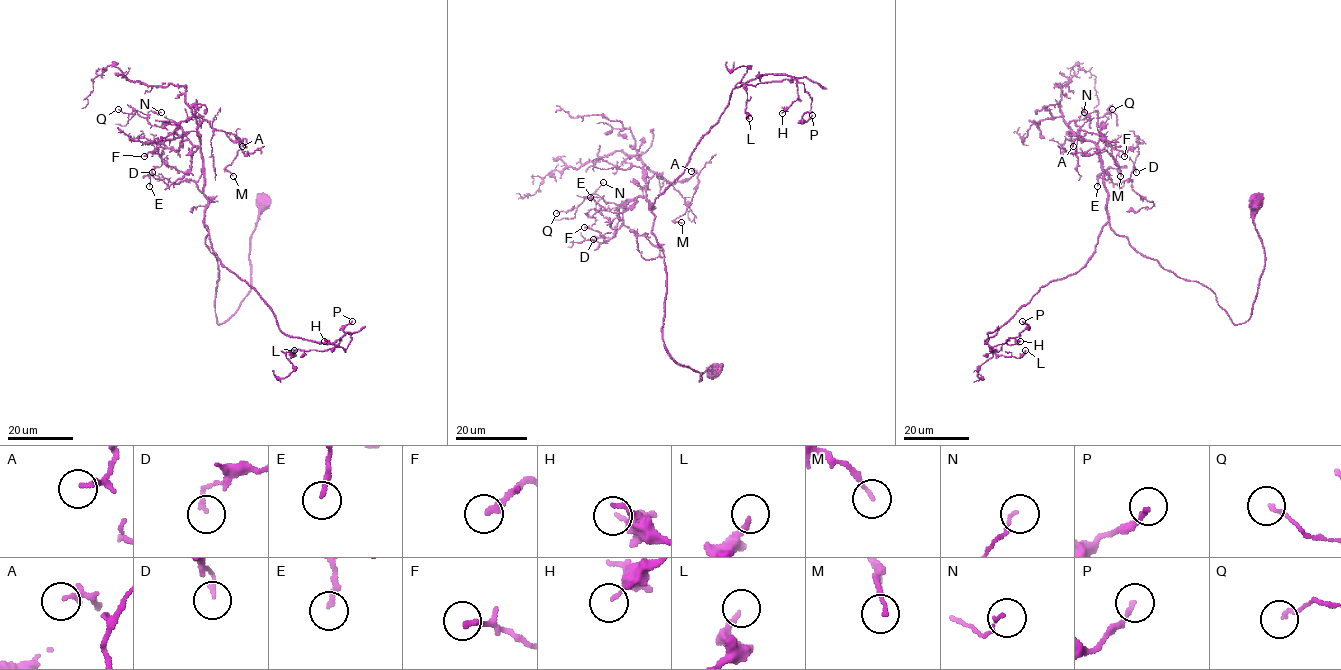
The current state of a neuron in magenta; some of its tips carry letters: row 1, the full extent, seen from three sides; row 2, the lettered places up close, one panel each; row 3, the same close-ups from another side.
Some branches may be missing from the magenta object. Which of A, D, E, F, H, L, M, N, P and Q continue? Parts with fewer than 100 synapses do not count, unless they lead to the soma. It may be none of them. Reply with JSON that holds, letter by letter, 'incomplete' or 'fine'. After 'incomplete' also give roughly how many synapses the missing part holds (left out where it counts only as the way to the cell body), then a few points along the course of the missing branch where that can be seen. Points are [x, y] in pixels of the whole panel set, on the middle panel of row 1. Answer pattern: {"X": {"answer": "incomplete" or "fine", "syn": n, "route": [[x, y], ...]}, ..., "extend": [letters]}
{"A": {"answer": "fine"}, "D": {"answer": "fine"}, "E": {"answer": "fine"}, "F": {"answer": "fine"}, "H": {"answer": "fine"}, "L": {"answer": "fine"}, "M": {"answer": "fine"}, "N": {"answer": "fine"}, "P": {"answer": "fine"}, "Q": {"answer": "fine"}, "extend": []}

